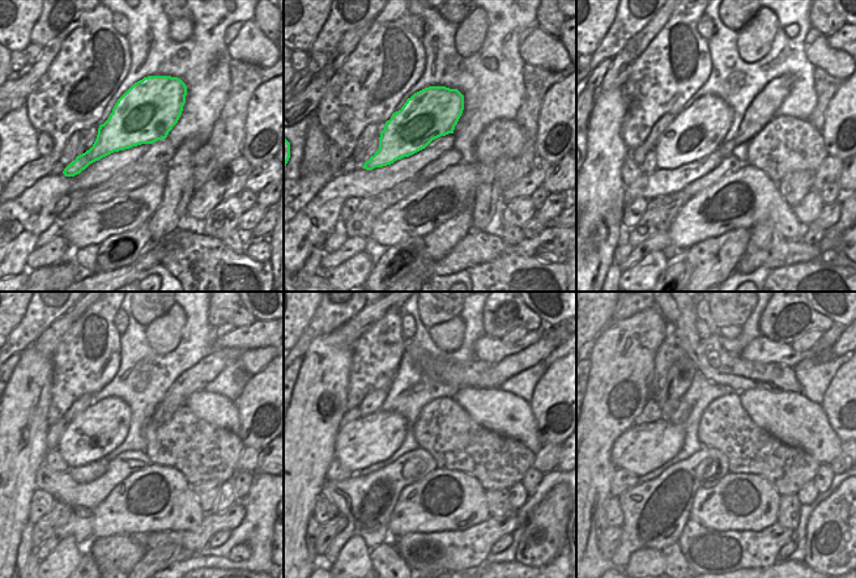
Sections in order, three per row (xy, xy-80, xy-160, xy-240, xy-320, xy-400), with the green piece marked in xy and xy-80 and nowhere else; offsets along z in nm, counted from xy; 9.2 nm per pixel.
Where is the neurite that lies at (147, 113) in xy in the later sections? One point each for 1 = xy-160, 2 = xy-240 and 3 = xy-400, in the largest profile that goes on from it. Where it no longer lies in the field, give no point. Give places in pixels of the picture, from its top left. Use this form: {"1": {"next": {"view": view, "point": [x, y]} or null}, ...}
{"1": {"next": {"view": "xy-160", "point": [695, 132]}}, "2": {"next": {"view": "xy-240", "point": [101, 428]}}, "3": {"next": {"view": "xy-400", "point": [643, 449]}}}

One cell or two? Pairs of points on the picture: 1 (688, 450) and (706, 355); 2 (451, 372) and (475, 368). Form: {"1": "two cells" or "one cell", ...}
{"1": "two cells", "2": "one cell"}

